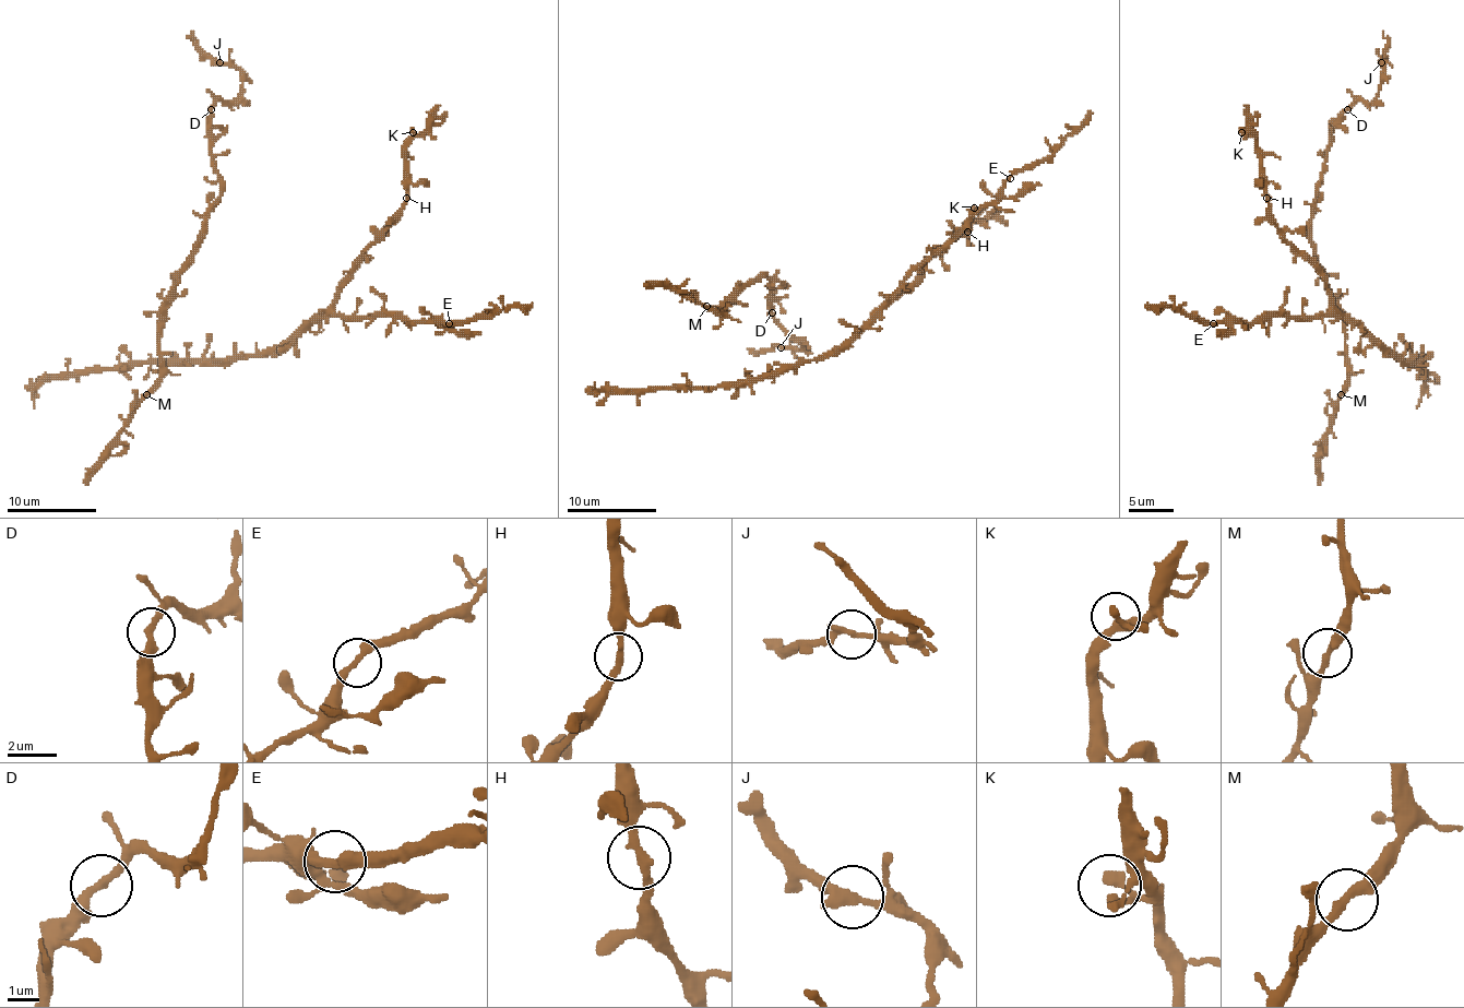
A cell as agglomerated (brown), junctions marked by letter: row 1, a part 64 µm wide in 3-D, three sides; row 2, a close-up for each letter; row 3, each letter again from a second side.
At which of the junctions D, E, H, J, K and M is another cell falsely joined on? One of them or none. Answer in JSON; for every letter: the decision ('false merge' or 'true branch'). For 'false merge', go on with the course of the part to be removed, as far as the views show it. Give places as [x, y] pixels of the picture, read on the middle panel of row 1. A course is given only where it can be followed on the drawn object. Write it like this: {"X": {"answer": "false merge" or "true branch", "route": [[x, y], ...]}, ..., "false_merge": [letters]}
{"D": {"answer": "true branch"}, "E": {"answer": "true branch"}, "H": {"answer": "true branch"}, "J": {"answer": "true branch"}, "K": {"answer": "true branch"}, "M": {"answer": "true branch"}, "false_merge": []}

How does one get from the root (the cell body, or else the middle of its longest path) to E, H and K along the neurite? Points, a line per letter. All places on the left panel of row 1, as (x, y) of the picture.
E: (185, 362), (227, 362), (278, 354), (308, 325), (330, 316), (406, 316), (413, 323), (449, 323)
H: (185, 362), (227, 362), (276, 354), (332, 303), (336, 287), (379, 237), (406, 198)
K: (185, 362), (276, 354), (321, 313), (406, 200), (406, 147), (417, 137), (413, 132)

